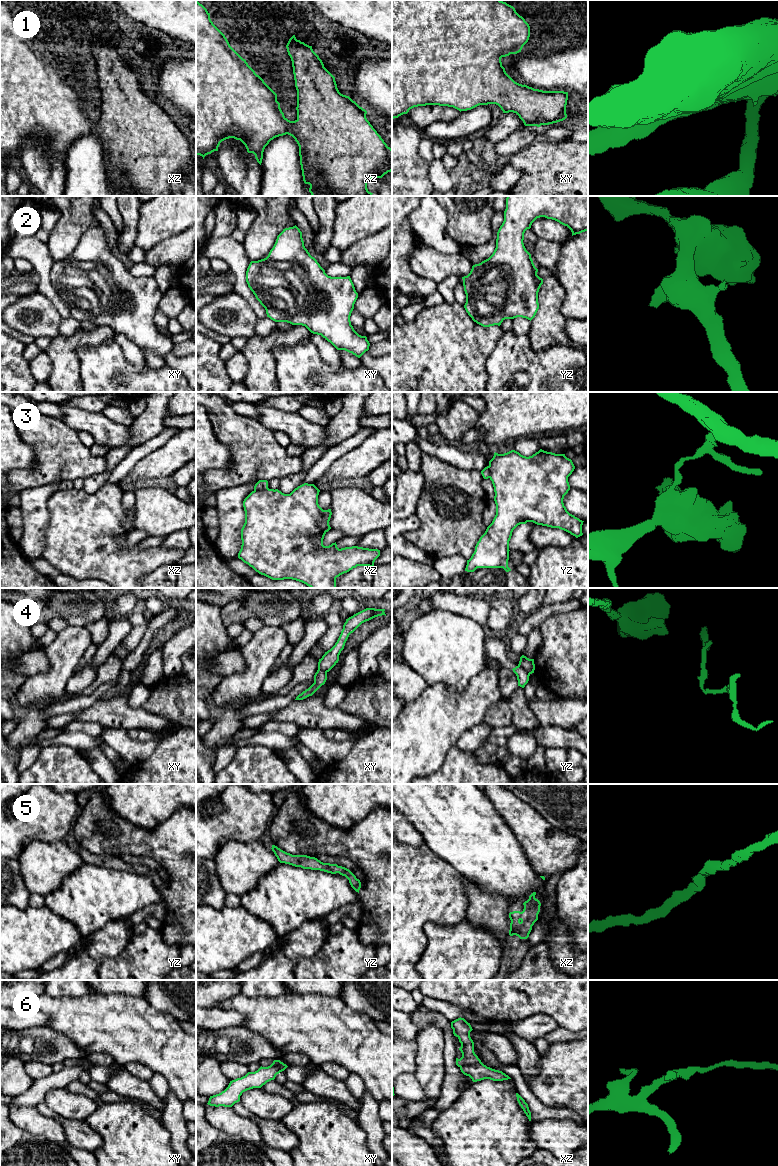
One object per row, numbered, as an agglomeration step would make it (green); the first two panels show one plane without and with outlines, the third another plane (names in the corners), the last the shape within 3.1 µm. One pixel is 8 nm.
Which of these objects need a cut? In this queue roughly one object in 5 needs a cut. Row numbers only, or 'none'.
3, 4, 6

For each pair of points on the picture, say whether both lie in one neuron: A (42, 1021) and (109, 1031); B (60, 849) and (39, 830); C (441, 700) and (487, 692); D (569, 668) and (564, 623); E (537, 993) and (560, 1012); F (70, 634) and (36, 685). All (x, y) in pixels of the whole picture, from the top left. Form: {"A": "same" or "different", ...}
{"A": "different", "B": "different", "C": "same", "D": "same", "E": "same", "F": "same"}

